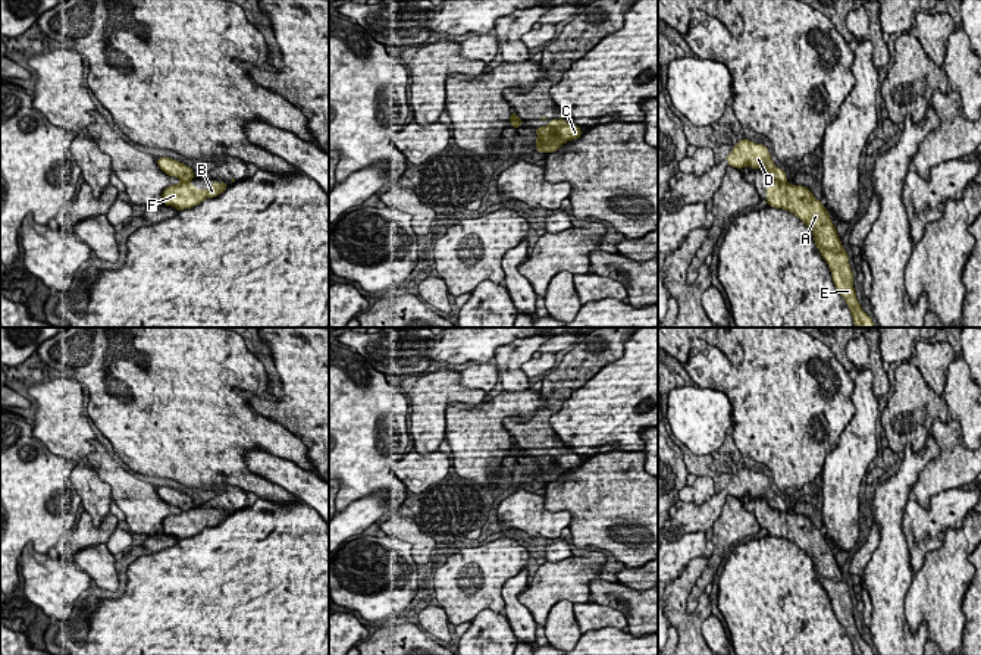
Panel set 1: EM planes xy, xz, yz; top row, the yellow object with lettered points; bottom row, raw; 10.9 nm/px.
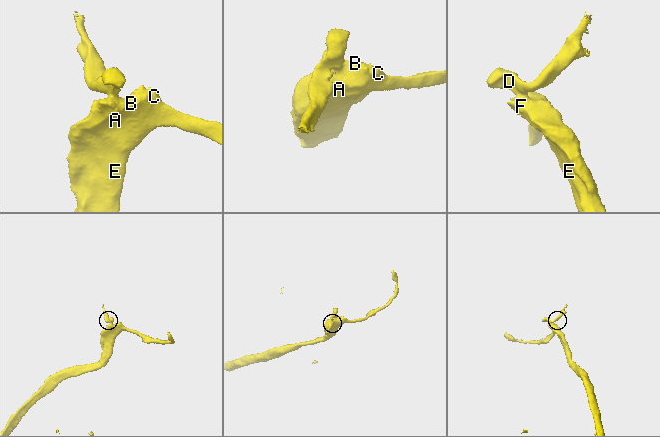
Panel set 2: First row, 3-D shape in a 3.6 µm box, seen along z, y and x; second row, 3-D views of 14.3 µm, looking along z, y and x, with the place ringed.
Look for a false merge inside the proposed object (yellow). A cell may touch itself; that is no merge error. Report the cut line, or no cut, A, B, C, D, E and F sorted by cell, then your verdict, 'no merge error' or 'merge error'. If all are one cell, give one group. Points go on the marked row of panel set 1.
xy (190, 179), (181, 182) | A B C E F / D | merge error

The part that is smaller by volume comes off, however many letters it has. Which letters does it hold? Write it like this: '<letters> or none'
D

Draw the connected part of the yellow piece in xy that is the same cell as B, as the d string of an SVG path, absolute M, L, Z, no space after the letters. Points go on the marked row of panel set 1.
M216 179L207 189L197 189L191 181L179 185L166 187L162 192L163 204L175 207L178 211L198 206L206 198L213 198L226 189L226 181L219 184Z

